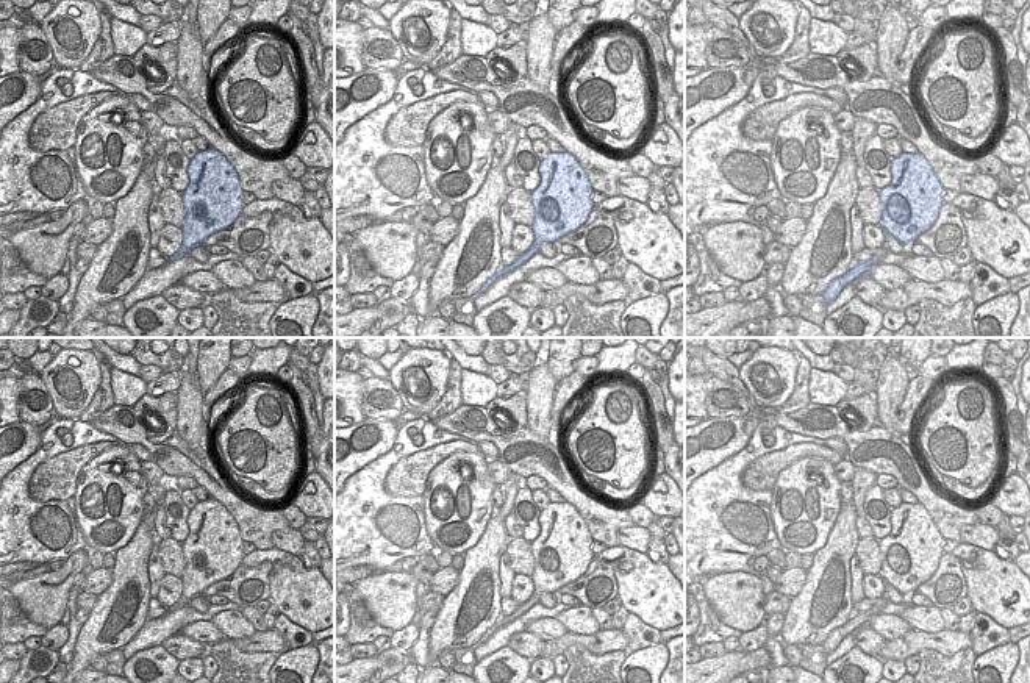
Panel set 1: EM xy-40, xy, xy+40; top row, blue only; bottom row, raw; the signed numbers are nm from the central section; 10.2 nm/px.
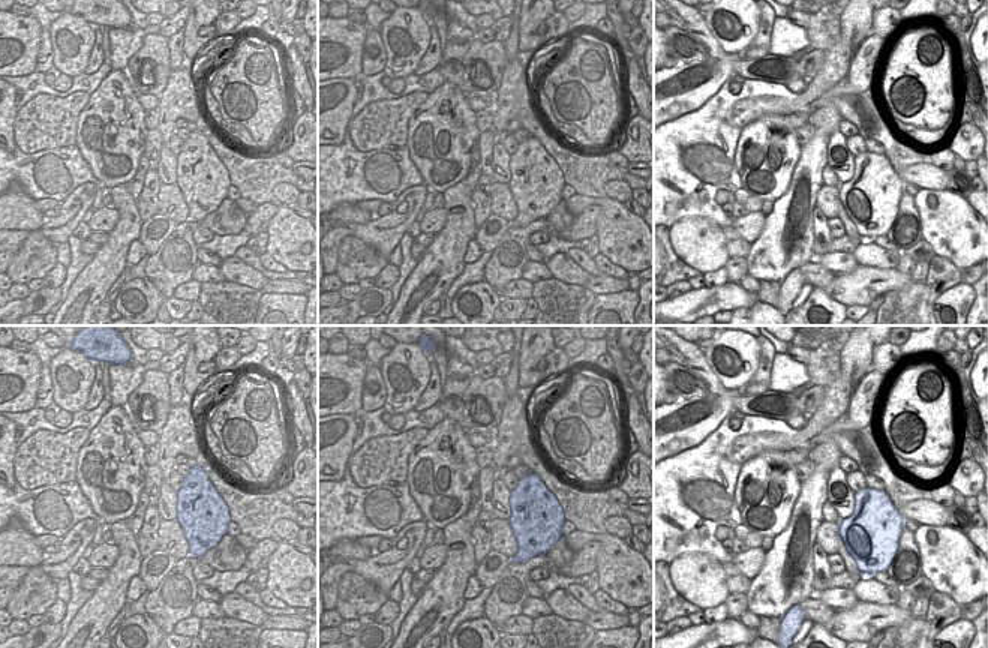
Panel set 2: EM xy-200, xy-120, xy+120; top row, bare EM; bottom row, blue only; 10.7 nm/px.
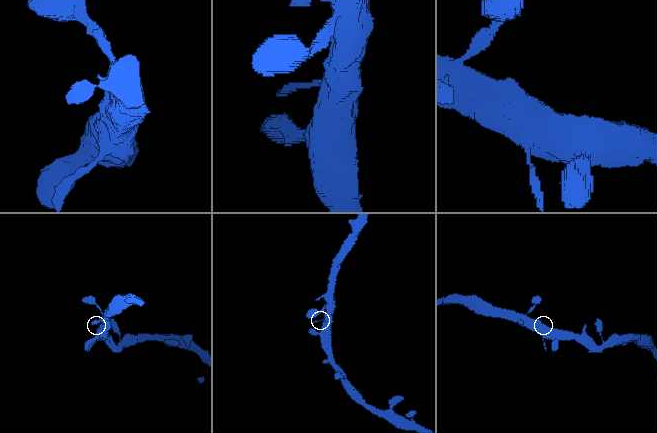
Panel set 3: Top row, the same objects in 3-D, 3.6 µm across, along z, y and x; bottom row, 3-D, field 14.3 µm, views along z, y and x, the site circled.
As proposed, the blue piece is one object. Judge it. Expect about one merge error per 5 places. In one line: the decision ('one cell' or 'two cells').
one cell

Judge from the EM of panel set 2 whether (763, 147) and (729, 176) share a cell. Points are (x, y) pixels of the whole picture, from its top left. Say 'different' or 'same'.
different

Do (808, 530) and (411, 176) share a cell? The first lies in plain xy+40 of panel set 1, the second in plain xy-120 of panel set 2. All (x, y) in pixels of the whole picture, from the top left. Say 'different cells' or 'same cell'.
different cells

